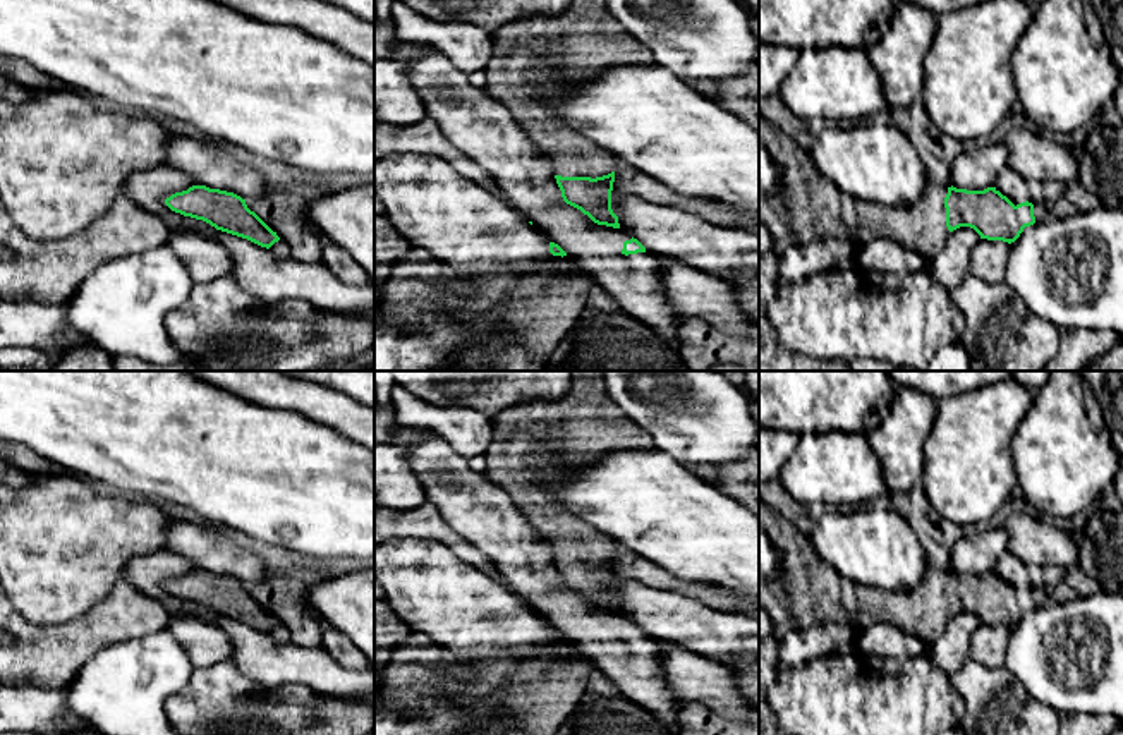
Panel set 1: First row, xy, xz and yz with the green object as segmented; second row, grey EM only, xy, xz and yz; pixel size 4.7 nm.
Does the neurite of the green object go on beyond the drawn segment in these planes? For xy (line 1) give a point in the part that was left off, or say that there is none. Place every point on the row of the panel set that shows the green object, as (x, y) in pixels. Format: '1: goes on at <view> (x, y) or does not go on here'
1: does not go on here

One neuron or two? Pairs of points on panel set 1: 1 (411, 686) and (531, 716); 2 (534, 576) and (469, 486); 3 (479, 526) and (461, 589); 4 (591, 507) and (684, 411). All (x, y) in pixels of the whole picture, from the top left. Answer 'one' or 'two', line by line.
1: one
2: one
3: two
4: two

